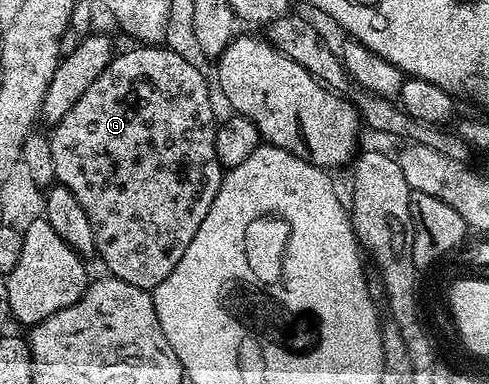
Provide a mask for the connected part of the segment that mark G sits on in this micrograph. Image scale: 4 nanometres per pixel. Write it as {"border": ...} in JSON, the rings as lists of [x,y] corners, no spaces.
{"border":[[[139,44],[138,49],[130,49],[127,53],[111,56],[108,67],[104,67],[104,71],[100,71],[100,75],[92,83],[92,87],[88,87],[88,91],[84,91],[84,95],[80,95],[80,99],[76,99],[76,103],[72,103],[72,111],[68,111],[68,115],[64,115],[64,119],[60,119],[58,124],[53,126],[52,132],[49,134],[50,146],[52,147],[52,163],[54,164],[55,182],[64,187],[68,187],[68,191],[72,191],[72,195],[76,195],[80,207],[84,207],[84,215],[88,215],[88,223],[92,223],[92,235],[94,236],[94,248],[97,256],[102,256],[102,261],[107,265],[109,272],[113,276],[124,279],[124,283],[132,283],[132,287],[140,287],[147,291],[153,291],[158,288],[160,283],[164,283],[164,279],[168,279],[168,275],[172,275],[172,267],[176,267],[176,263],[180,263],[180,255],[184,255],[184,251],[188,251],[188,243],[192,243],[192,235],[196,235],[196,231],[200,231],[200,223],[204,223],[204,215],[208,215],[208,207],[212,207],[212,199],[216,199],[216,191],[220,191],[220,183],[224,176],[224,166],[220,163],[220,159],[216,159],[216,131],[218,125],[214,121],[214,105],[210,102],[210,85],[206,82],[206,77],[185,57],[182,53],[177,53],[174,49],[166,49],[162,45],[144,45]]]}

